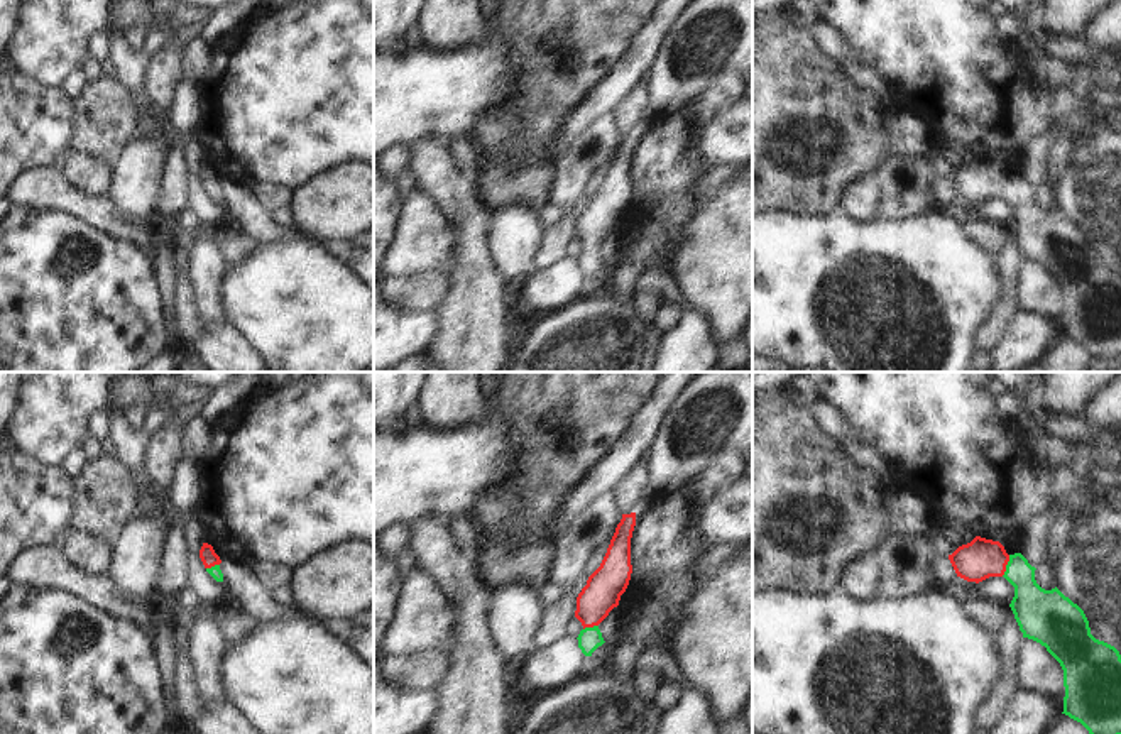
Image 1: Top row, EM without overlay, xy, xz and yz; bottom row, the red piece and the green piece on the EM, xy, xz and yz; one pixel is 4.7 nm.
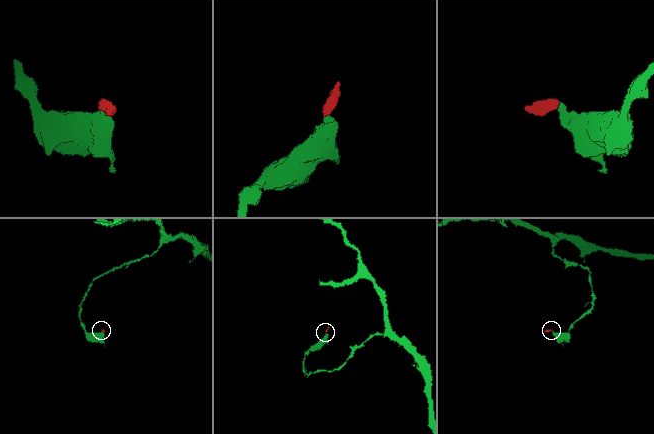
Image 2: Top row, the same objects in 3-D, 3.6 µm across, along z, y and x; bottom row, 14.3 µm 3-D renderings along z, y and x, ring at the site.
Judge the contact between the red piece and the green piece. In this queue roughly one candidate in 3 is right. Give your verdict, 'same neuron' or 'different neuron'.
same neuron

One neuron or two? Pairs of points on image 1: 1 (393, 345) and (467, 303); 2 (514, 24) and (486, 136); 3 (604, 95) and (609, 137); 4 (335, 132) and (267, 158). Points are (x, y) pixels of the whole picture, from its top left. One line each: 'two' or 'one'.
1: two
2: one
3: two
4: one

